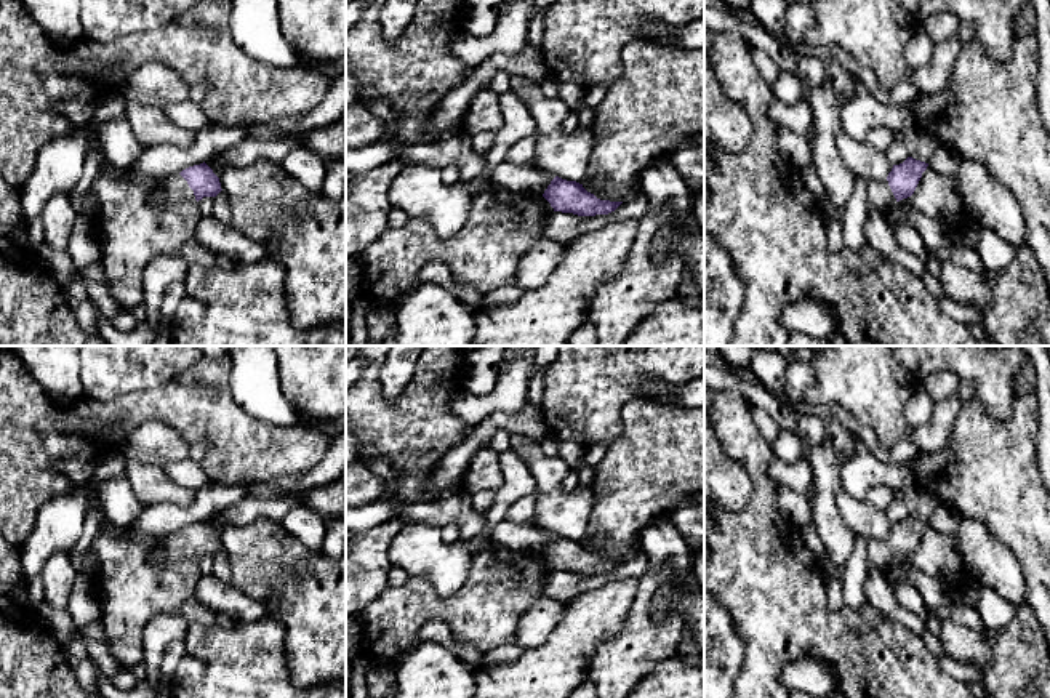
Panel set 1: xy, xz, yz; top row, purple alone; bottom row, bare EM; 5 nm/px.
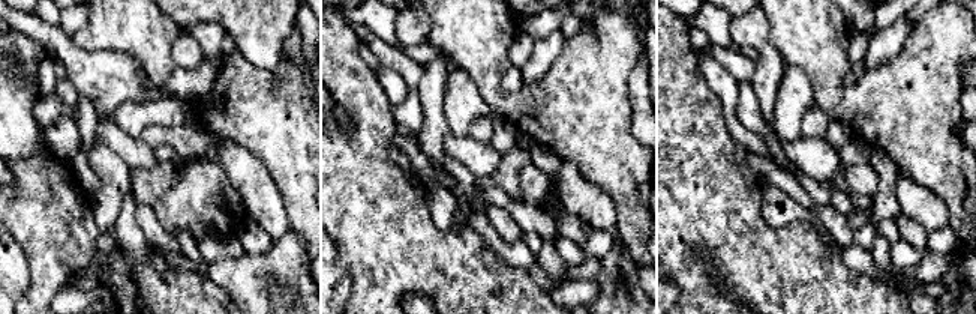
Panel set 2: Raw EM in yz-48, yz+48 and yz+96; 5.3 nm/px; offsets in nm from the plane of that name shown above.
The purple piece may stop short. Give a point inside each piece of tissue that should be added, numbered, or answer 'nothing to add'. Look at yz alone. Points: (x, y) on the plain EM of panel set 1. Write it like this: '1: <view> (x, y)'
1: yz (881, 556)

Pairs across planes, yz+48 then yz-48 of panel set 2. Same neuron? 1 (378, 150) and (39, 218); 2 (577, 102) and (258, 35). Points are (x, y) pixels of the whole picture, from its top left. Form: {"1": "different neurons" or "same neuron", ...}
{"1": "same neuron", "2": "different neurons"}

